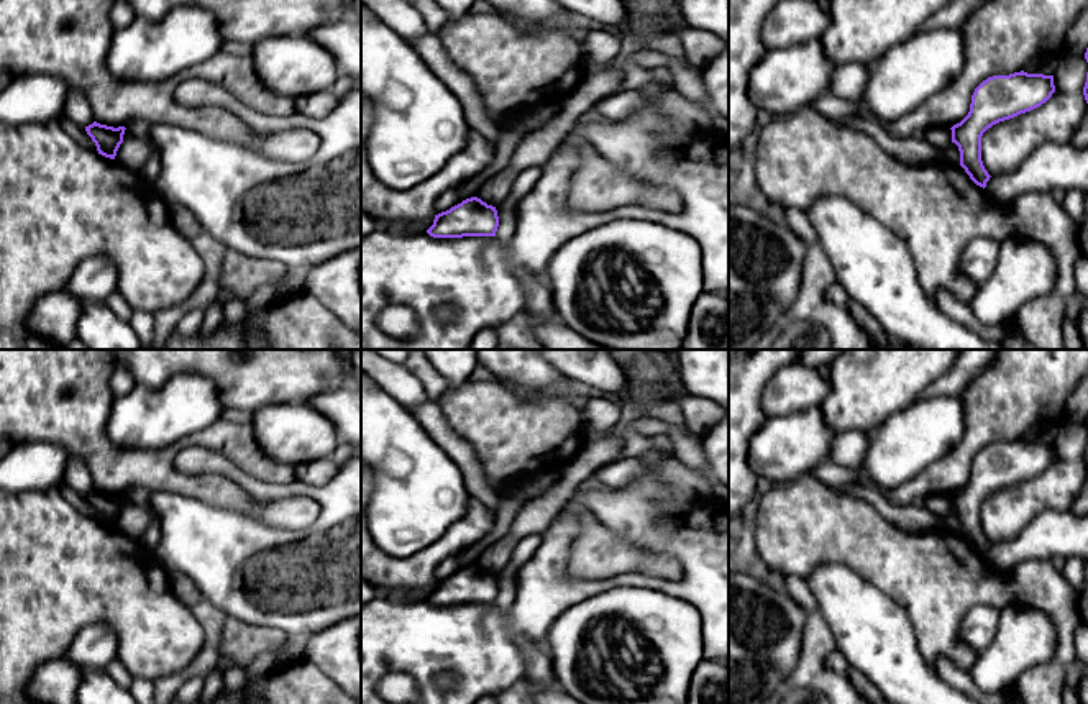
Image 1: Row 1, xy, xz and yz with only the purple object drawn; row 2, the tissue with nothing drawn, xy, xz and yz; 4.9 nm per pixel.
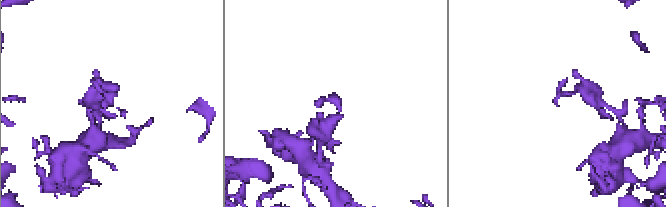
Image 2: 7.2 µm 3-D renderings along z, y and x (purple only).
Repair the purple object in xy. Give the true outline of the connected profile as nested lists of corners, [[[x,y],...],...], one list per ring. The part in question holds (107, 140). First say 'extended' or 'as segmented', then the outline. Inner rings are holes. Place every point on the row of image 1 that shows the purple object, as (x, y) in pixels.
as segmented; [[[94,121],[85,126],[87,135],[97,146],[98,154],[115,159],[120,144],[123,143],[125,126],[107,126]]]

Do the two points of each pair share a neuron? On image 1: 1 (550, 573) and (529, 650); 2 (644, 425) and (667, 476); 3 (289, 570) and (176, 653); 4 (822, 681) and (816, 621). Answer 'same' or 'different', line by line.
1: different
2: different
3: different
4: same

